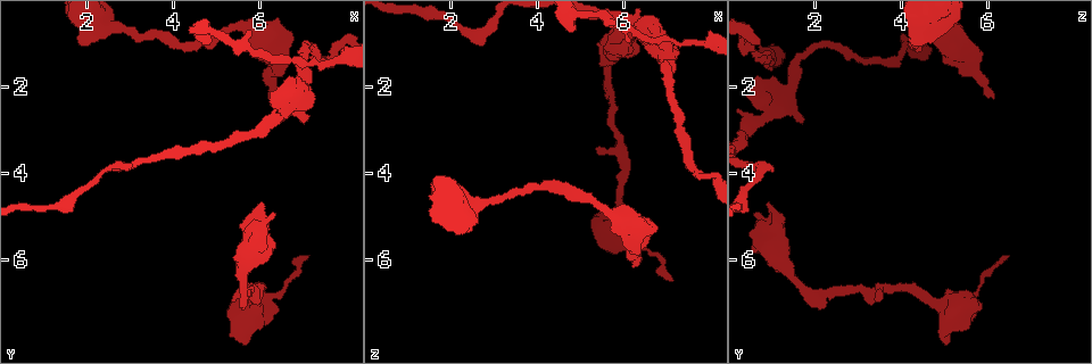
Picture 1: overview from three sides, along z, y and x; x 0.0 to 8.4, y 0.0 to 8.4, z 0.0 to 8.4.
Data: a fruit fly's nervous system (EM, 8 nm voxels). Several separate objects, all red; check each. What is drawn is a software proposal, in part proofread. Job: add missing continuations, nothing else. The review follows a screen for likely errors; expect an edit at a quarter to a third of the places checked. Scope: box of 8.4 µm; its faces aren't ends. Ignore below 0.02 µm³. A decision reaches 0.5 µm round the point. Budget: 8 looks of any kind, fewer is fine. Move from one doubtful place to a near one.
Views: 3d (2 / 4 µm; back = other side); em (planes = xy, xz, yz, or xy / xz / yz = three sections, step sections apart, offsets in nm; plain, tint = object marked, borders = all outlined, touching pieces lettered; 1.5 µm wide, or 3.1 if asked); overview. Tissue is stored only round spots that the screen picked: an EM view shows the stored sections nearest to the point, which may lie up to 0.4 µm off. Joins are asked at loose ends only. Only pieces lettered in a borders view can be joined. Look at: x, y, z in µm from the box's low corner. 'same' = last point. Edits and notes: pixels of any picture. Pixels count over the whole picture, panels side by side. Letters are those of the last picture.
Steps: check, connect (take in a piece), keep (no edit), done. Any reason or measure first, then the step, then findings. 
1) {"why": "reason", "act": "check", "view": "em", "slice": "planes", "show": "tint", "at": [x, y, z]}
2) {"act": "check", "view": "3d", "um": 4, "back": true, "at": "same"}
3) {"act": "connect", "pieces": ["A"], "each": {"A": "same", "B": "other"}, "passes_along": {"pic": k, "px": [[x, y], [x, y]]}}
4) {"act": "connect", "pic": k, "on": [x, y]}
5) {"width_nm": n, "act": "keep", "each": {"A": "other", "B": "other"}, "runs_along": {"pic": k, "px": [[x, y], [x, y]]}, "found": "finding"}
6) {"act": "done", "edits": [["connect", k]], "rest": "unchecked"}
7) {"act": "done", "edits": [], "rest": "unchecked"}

{"why": "branch stops here", "act": "check", "view": "em", "slice": "yz", "step": 8, "show": "tint", "at": [1.90, 1.05, 4.30]}

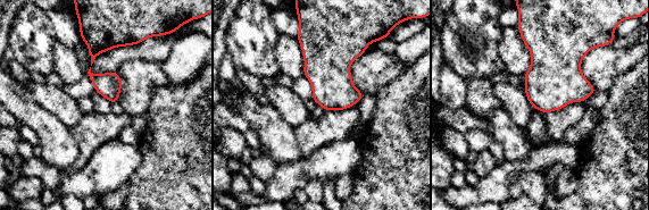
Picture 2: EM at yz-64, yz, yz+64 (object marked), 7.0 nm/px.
{"why": "another direction", "act": "check", "view": "em", "slice": "planes", "show": "borders", "at": "same"}

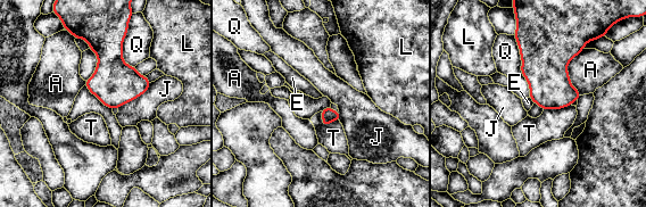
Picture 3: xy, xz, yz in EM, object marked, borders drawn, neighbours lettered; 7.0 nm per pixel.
{"longest_contact_nm": ["A", 340], "act": "keep", "each": {"A": "other", "E": "other", "J": "other", "L": "other", "Q": "other", "T": "other"}, "border": {"pic": 3, "px": [[320, 112], [324, 126], [339, 122]]}, "found": "no lettered piece goes on from it"}

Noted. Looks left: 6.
{"why": "branch stops here", "act": "check", "view": "em", "slice": "xz", "step": 4, "show": "plain", "at": [4.85, 0.95, 0.75]}

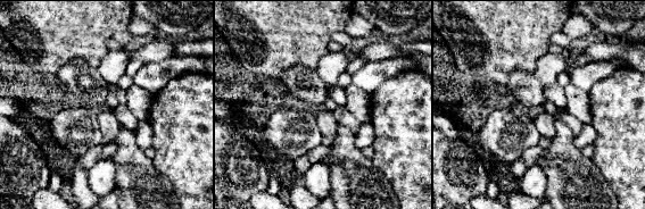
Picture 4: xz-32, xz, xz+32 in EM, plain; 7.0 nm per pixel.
{"act": "check", "view": "em", "slice": "xz", "step": 4, "show": "borders", "at": "same"}

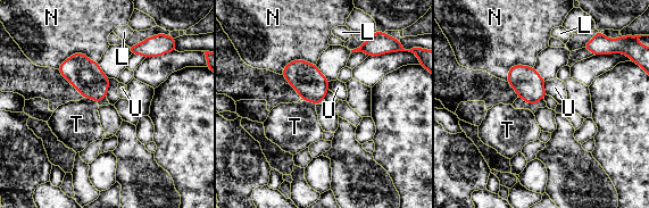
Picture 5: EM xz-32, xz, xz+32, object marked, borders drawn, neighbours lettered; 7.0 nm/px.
{"longest_contact_nm": ["N", 300], "act": "keep", "each": {"L": "other", "N": "other", "T": "other", "U": "other"}, "border": {"pic": 5, "px": [[545, 81], [545, 92], [547, 94]]}, "found": "none of them fits"}

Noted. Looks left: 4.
{"why": "an open end", "act": "check", "view": "em", "slice": "xy", "step": 4, "show": "borders", "at": [7.10, 2.65, 1.70]}

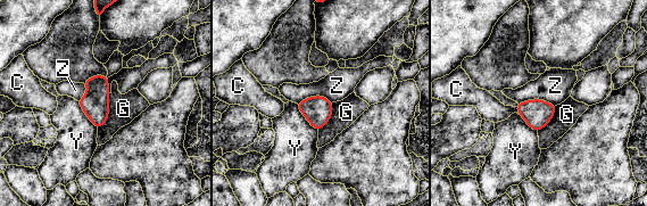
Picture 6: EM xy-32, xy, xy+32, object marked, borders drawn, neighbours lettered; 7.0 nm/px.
{"why": "another direction", "act": "check", "view": "em", "slice": "planes", "show": "borders", "at": "same"}

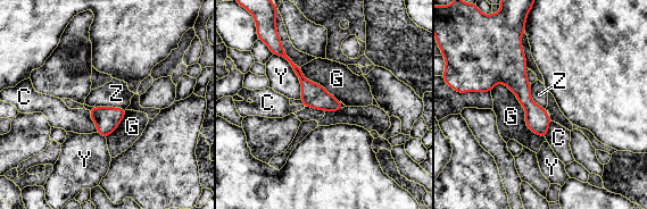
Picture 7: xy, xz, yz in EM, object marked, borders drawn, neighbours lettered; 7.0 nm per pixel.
{"width_nm": 160, "act": "keep", "each": {"C": "other", "G": "other", "Y": "other", "Z": "other"}, "border": {"pic": 7, "px": [[96, 106], [114, 106], [125, 109]]}, "found": "none of them fits"}

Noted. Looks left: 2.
{"act": "done", "edits": [], "rest": "unchecked"}

